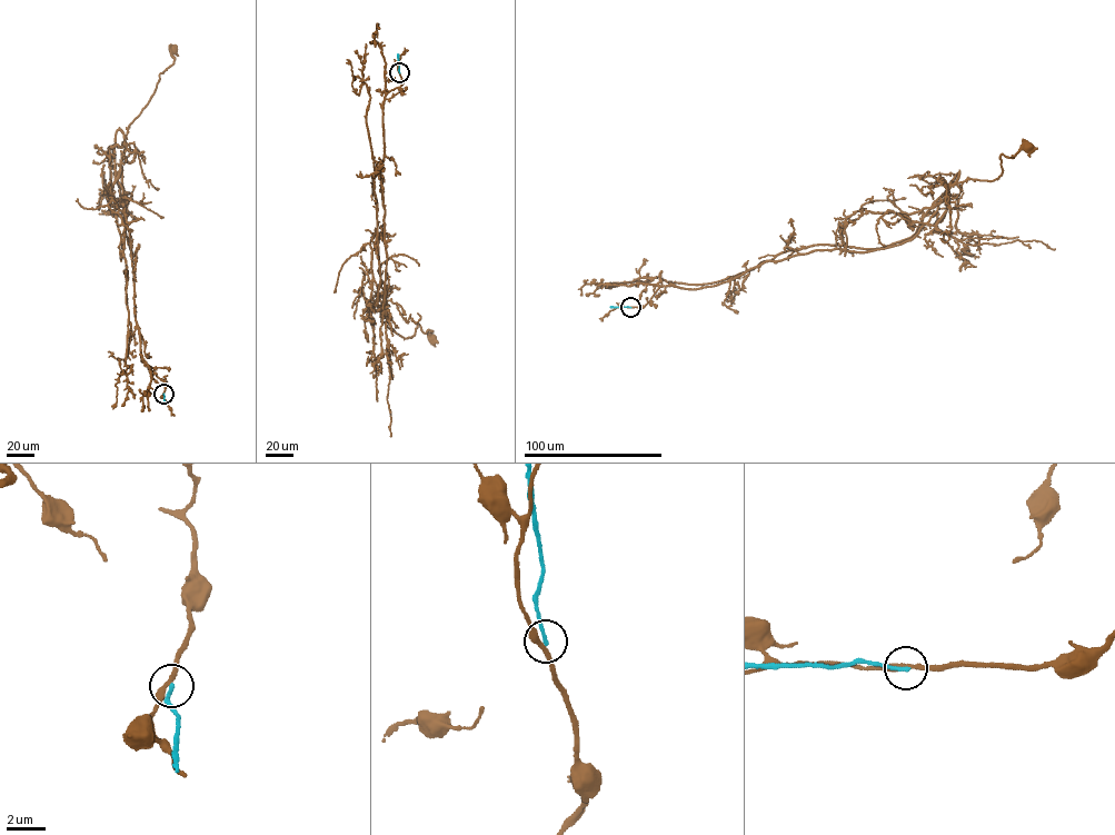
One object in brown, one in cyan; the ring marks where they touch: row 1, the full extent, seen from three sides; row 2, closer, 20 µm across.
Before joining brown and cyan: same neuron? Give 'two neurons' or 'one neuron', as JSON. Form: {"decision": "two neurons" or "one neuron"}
{"decision": "two neurons"}

